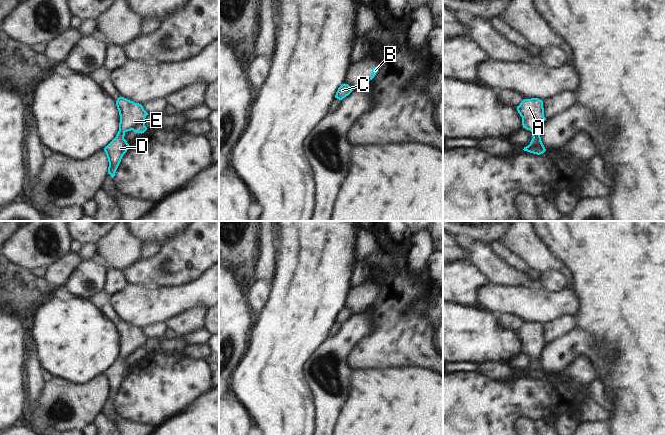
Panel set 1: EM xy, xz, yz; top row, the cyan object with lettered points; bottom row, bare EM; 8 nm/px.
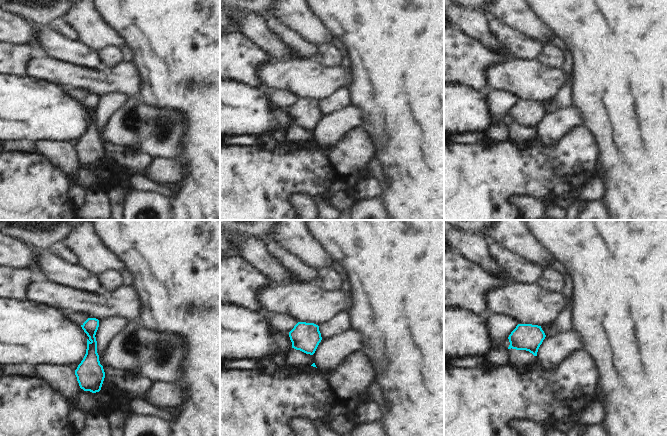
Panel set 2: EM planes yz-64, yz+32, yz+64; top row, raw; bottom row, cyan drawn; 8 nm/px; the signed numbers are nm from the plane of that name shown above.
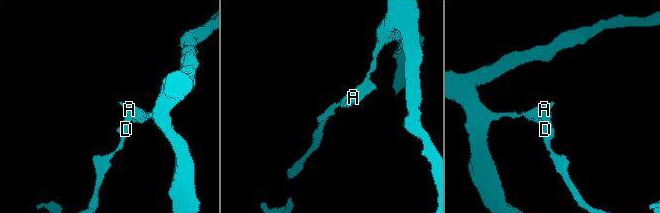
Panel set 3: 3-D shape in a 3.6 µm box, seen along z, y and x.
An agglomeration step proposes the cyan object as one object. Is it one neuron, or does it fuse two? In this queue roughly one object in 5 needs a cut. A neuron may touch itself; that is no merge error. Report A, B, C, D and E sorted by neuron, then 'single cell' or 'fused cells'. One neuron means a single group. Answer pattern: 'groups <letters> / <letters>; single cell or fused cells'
groups A B C D E; single cell

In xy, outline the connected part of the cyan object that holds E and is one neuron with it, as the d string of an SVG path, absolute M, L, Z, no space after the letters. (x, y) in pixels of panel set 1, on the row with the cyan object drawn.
M124 97L117 99L116 106L120 115L119 131L116 137L104 148L109 162L108 174L112 178L115 176L123 155L129 148L129 144L124 139L125 133L131 130L136 133L144 133L147 130L145 118L148 115L141 104Z

